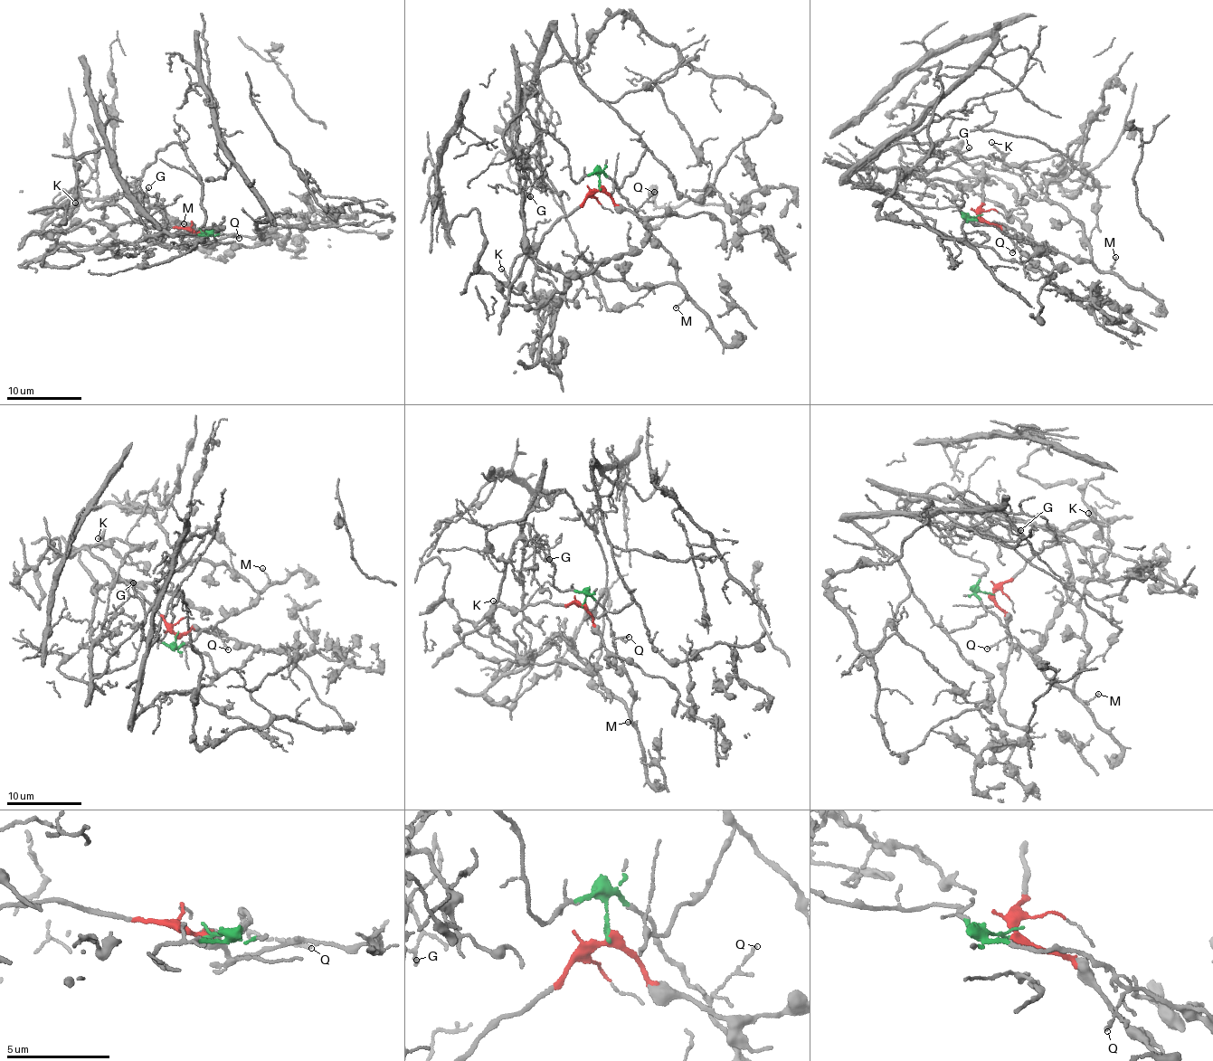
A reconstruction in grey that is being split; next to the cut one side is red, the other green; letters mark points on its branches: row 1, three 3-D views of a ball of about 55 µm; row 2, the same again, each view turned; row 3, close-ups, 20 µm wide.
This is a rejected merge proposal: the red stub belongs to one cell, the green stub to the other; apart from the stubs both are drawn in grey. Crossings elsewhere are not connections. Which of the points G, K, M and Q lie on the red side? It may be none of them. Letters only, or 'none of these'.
G, K

